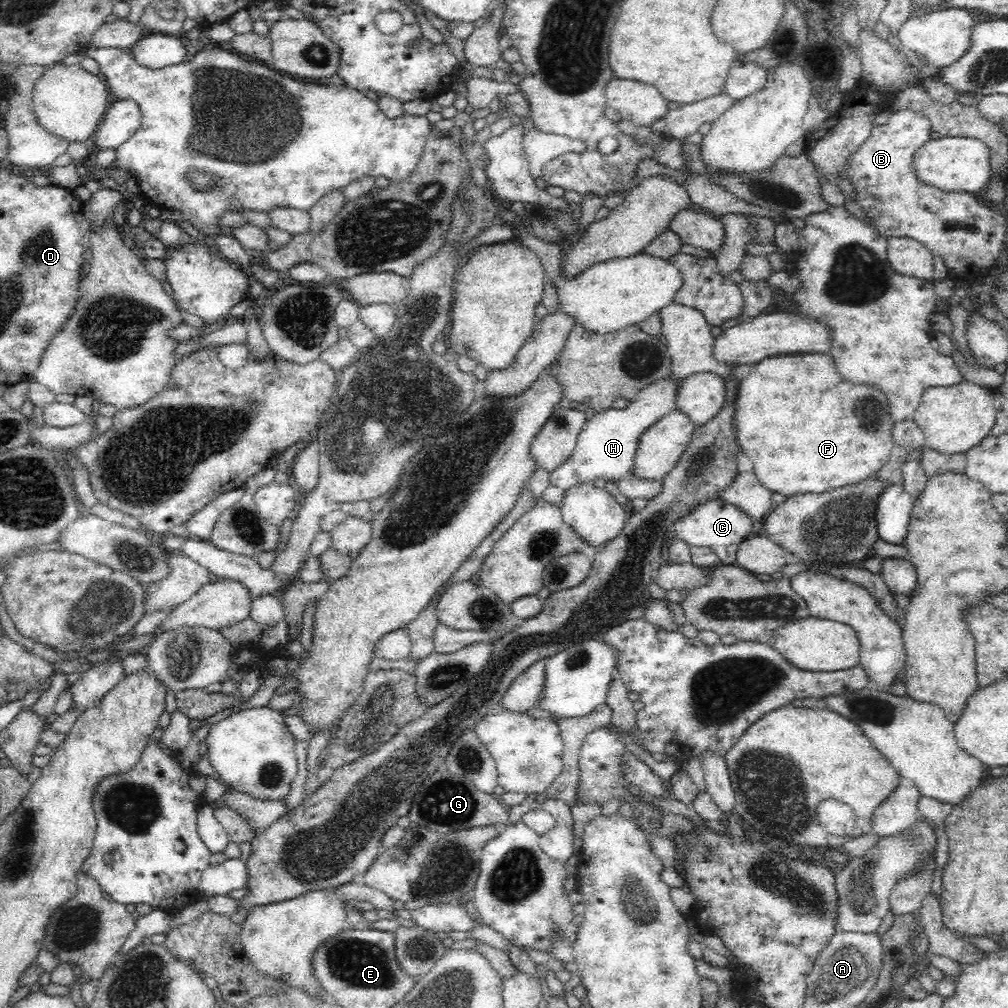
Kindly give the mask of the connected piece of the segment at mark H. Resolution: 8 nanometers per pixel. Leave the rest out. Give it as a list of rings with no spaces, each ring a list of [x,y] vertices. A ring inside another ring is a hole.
[[[667,376],[666,379],[642,387],[635,398],[630,400],[626,409],[620,410],[612,407],[594,414],[590,420],[584,423],[577,436],[575,451],[570,458],[550,473],[549,484],[558,486],[562,490],[568,490],[576,488],[577,485],[594,481],[595,478],[604,478],[610,483],[612,480],[618,480],[624,474],[630,473],[641,434],[674,409],[676,390],[679,384],[680,382],[677,382],[676,379],[670,379]]]

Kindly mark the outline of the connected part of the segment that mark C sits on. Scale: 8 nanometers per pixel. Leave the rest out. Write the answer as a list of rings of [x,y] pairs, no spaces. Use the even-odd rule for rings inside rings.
[[[723,500],[708,501],[695,507],[693,511],[688,511],[682,515],[681,519],[674,522],[674,534],[683,540],[690,547],[706,547],[714,551],[719,559],[719,565],[734,565],[737,558],[737,549],[740,542],[751,535],[761,531],[760,522],[755,518],[750,518],[744,511],[741,511],[733,503]]]

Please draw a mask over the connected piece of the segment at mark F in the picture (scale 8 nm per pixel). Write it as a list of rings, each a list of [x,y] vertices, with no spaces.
[[[779,355],[769,357],[751,366],[746,377],[739,382],[739,388],[735,397],[735,433],[741,452],[744,452],[752,460],[753,471],[762,487],[772,493],[780,492],[784,496],[791,497],[801,494],[822,494],[826,491],[836,490],[854,483],[863,481],[871,474],[876,474],[890,458],[890,452],[895,445],[892,429],[895,423],[890,412],[890,403],[886,394],[874,385],[858,385],[844,380],[835,369],[830,355]]]

